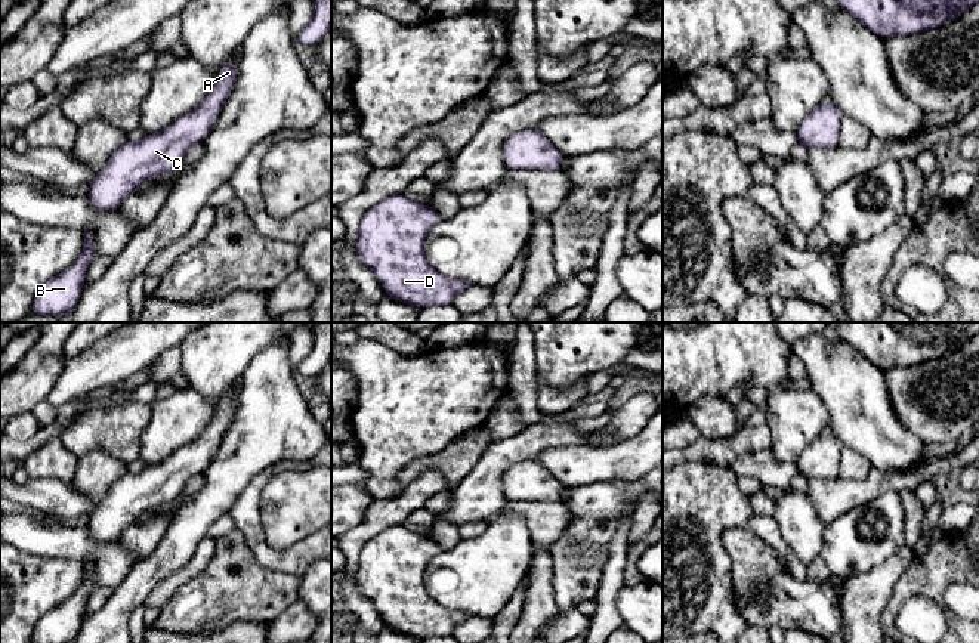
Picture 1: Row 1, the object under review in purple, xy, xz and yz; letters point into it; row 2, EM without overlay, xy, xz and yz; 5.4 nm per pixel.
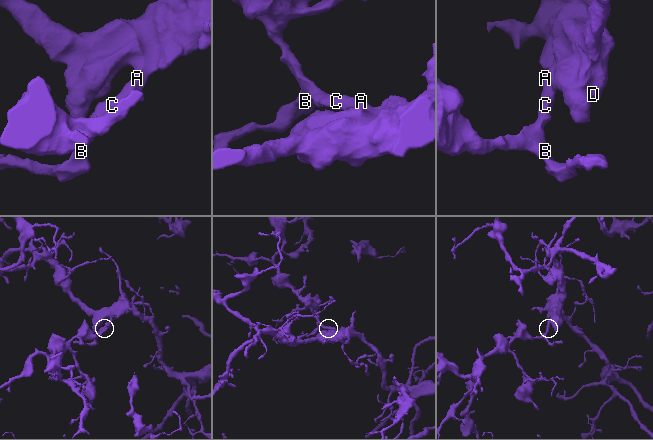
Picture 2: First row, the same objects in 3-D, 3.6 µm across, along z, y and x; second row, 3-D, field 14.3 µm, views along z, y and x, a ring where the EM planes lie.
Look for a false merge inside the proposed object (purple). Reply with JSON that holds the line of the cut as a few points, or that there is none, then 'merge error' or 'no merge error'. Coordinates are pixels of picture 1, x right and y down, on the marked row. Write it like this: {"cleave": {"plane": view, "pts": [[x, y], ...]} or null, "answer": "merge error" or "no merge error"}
{"cleave": null, "answer": "no merge error"}

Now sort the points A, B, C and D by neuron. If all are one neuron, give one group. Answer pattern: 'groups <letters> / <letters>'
groups A B C D

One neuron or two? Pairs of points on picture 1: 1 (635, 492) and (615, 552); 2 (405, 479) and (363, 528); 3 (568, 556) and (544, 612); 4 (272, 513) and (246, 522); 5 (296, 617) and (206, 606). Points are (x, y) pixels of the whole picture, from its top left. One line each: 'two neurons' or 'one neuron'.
1: two neurons
2: two neurons
3: two neurons
4: two neurons
5: two neurons

